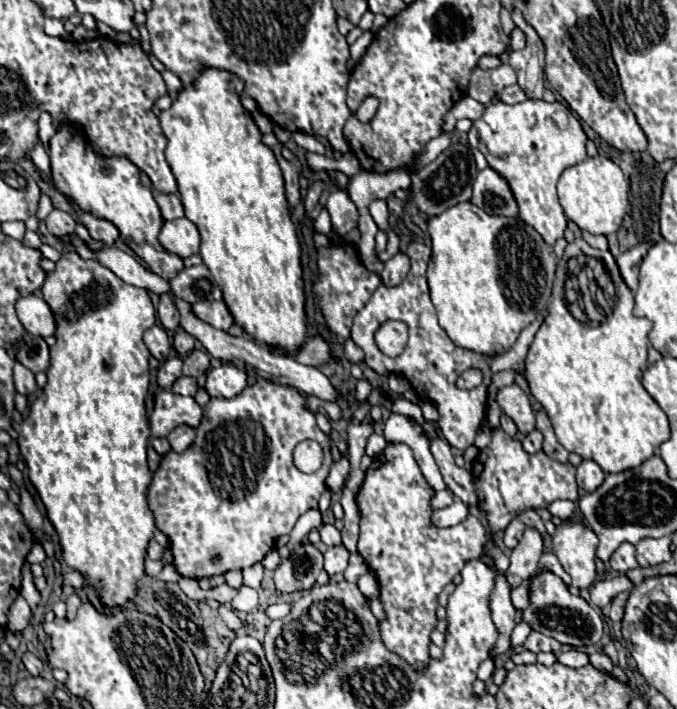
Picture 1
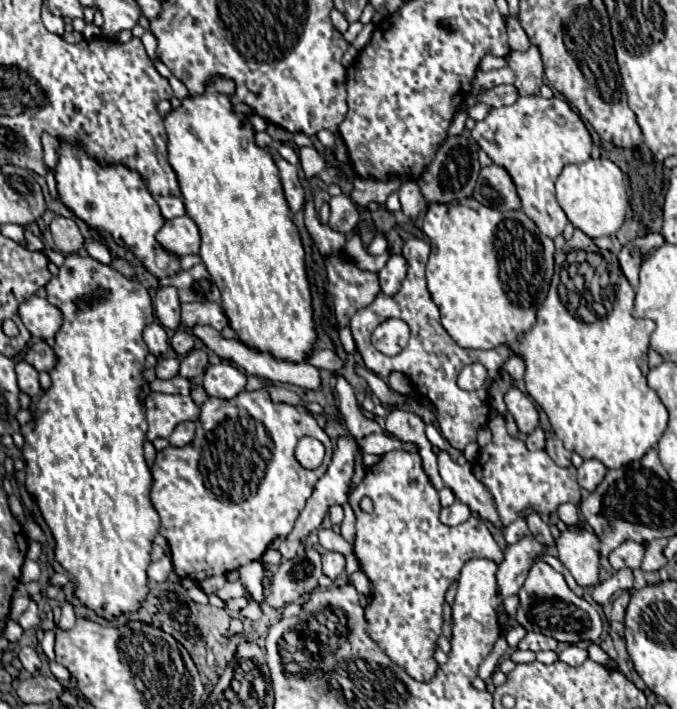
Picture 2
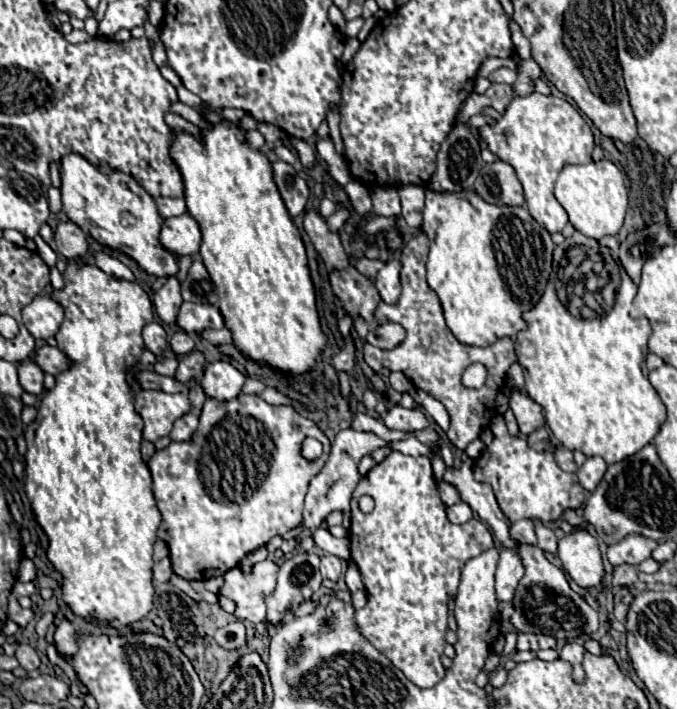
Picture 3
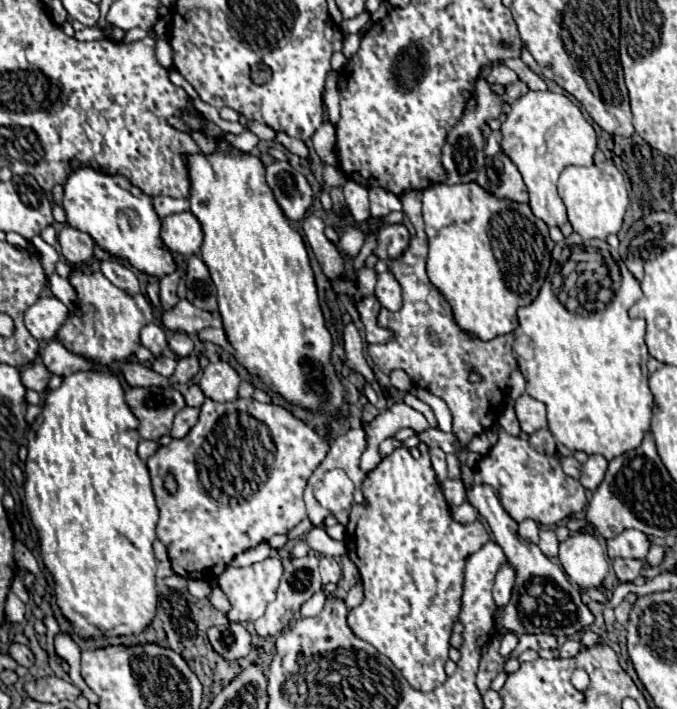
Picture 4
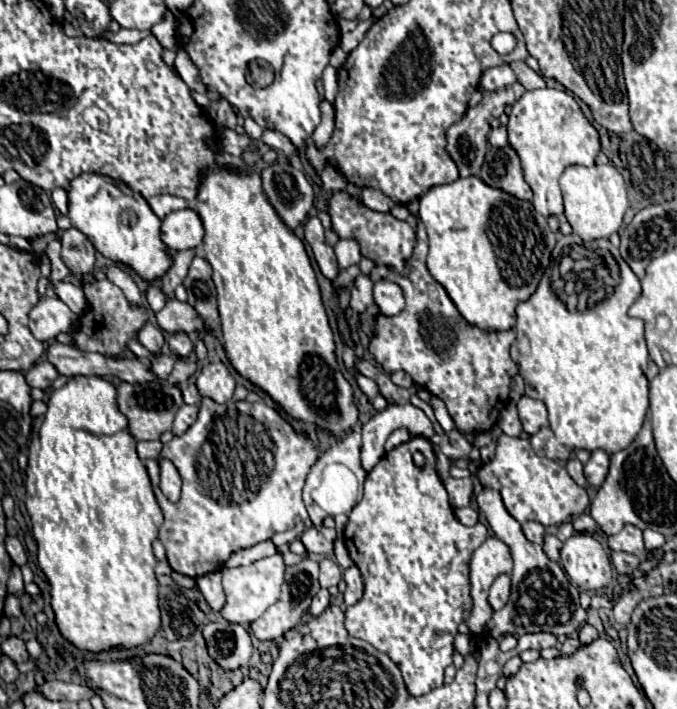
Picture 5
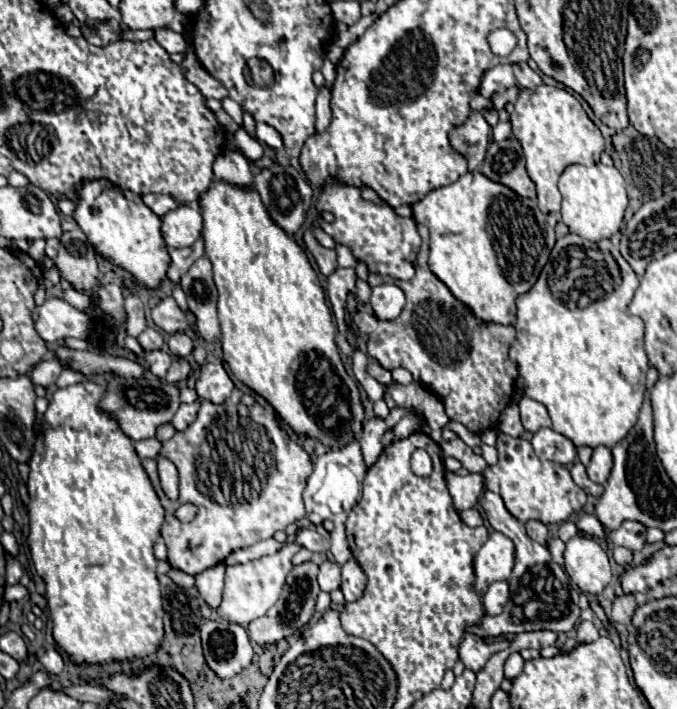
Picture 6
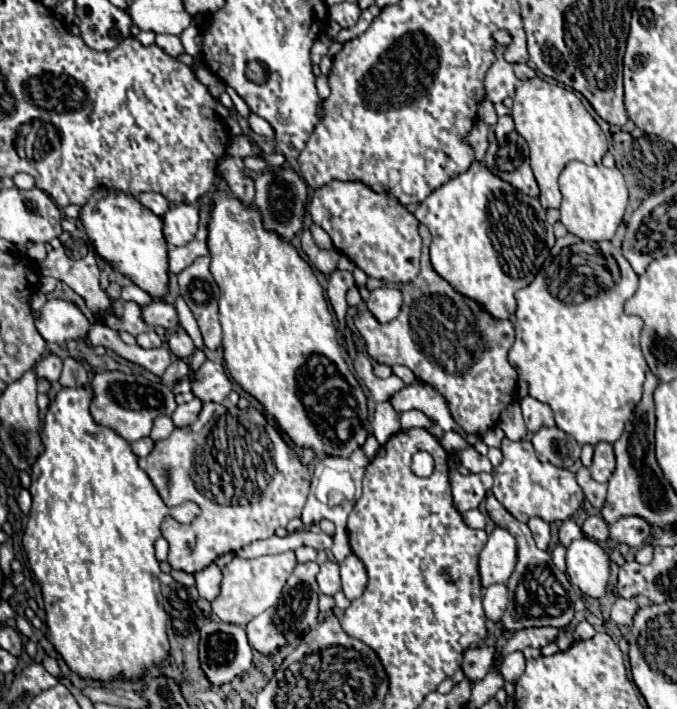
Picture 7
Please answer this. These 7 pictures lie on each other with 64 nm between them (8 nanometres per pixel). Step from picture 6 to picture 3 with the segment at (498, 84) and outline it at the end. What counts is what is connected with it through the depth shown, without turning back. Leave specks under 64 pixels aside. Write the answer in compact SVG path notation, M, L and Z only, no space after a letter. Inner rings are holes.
M498 68L488 76L490 82L504 82L504 84L514 84L516 80L516 72L510 68Z

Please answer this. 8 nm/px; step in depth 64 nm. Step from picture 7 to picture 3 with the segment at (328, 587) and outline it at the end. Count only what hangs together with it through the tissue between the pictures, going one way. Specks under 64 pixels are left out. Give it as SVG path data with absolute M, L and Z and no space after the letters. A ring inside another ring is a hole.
M324 554L322 556L322 566L320 566L322 578L330 578L330 580L338 580L342 574L342 560L338 556L332 554Z

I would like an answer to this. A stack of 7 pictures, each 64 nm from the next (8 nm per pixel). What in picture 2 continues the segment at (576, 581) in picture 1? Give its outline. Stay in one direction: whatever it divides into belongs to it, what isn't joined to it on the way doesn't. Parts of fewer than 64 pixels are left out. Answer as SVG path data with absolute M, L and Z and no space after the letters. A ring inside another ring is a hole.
M568 528L560 532L556 538L556 550L560 562L574 576L576 584L582 588L590 588L598 584L598 568L600 568L600 540L594 532L586 528Z

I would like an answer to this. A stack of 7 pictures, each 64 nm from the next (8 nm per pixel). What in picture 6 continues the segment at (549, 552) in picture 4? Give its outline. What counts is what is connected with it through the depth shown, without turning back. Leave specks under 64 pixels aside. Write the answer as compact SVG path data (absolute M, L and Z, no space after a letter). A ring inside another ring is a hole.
M552 538L552 540L548 540L548 552L552 554L552 560L554 560L556 564L564 564L564 560L562 560L564 542L562 542L562 540L558 540L558 538Z

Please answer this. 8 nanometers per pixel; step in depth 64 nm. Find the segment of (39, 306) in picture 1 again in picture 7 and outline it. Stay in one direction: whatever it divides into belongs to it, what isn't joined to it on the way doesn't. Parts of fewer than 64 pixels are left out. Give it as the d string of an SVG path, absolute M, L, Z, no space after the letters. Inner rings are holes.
M52 298L38 310L36 328L46 342L62 344L84 338L92 324L72 302Z

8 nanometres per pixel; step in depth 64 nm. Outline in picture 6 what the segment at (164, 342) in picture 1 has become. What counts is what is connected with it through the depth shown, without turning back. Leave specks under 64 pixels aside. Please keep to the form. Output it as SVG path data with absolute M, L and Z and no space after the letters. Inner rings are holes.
M146 328L146 330L138 336L138 342L140 342L140 346L142 346L144 350L158 350L164 340L162 340L162 336L160 336L160 332L158 332L156 328Z

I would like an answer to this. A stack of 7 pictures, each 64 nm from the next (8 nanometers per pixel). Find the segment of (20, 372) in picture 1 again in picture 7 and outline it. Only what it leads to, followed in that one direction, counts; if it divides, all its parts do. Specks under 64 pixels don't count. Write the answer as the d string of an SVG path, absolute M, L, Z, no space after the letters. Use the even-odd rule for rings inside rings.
M44 356L36 366L34 366L34 372L38 378L44 378L48 382L56 382L60 378L60 370L62 370L62 360L58 356Z

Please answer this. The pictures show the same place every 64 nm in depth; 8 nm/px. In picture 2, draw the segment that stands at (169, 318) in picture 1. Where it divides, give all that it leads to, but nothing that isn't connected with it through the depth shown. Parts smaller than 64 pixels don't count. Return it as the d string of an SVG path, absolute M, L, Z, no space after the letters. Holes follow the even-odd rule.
M164 286L158 290L156 294L156 302L154 302L154 310L156 310L156 318L164 328L176 330L182 324L180 318L180 300L176 294L176 288L172 286Z

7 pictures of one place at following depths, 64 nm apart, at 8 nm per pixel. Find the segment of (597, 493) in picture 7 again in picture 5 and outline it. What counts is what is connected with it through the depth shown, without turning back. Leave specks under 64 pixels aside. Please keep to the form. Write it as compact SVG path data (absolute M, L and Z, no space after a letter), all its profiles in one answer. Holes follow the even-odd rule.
M570 458L568 462L566 462L566 470L568 470L568 474L572 476L572 480L576 482L576 484L580 484L580 486L584 486L584 488L588 488L588 484L584 482L584 474L582 474L582 464L576 460L576 458Z

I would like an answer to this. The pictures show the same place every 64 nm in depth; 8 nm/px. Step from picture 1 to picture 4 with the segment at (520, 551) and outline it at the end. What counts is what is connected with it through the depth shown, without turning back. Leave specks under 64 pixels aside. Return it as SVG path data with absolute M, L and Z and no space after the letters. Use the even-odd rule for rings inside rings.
M506 560L502 564L502 568L498 570L496 582L494 582L494 602L496 602L496 606L506 606L508 604L510 594L512 594L512 586L514 586L514 580L516 580L516 570Z

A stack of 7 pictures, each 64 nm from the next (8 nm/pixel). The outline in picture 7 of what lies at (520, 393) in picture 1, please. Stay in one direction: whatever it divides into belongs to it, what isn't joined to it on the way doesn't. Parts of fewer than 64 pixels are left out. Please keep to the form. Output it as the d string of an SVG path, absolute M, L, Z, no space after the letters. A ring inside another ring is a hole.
M526 396L520 400L520 406L522 406L522 416L526 422L526 428L530 432L536 432L544 426L554 426L554 416L552 416L552 410L548 404L542 404L542 402Z

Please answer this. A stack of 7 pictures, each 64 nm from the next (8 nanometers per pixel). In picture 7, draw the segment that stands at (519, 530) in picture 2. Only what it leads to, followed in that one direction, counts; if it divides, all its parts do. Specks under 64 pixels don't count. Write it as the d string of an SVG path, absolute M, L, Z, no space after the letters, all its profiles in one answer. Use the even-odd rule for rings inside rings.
M530 518L528 528L530 528L530 532L532 532L534 540L536 540L536 546L546 550L548 542L550 542L550 528L548 528L548 524L542 518Z

